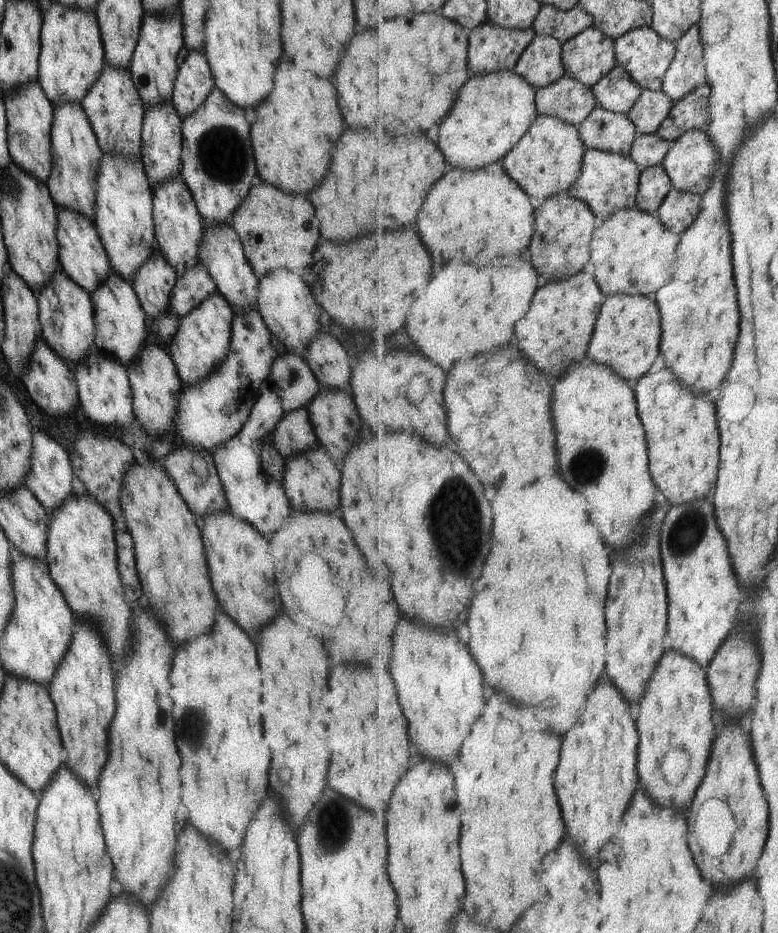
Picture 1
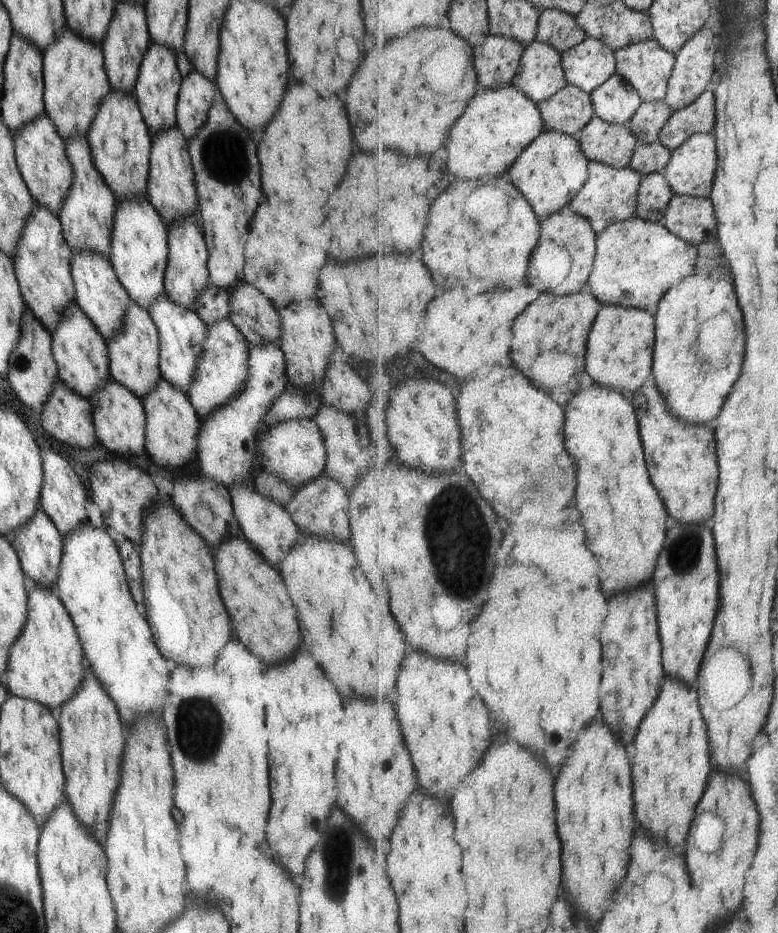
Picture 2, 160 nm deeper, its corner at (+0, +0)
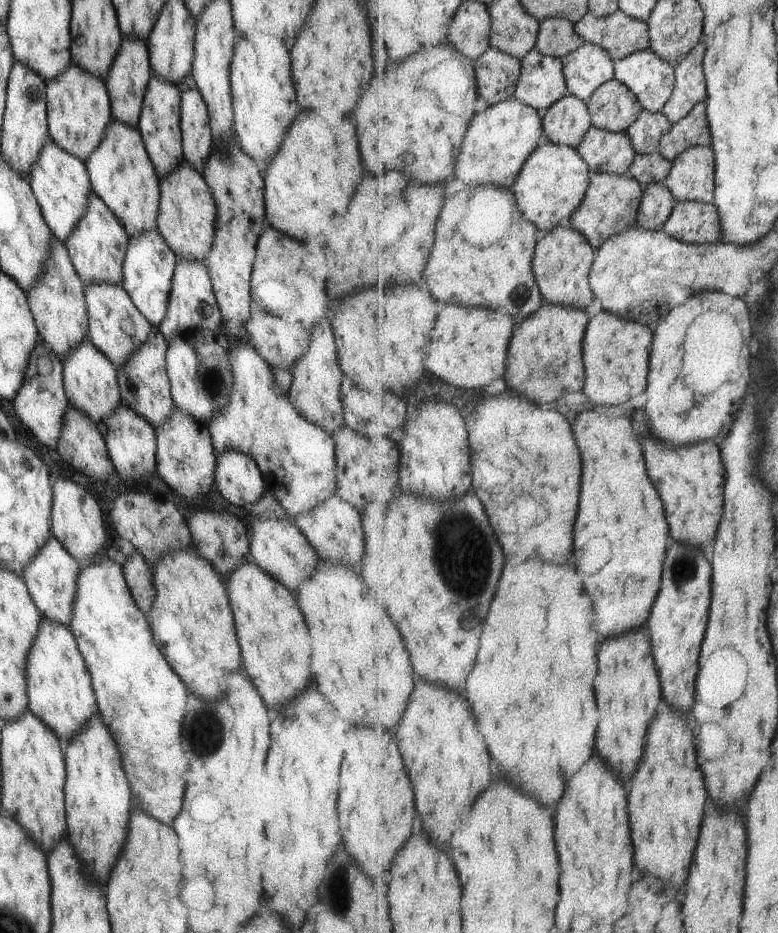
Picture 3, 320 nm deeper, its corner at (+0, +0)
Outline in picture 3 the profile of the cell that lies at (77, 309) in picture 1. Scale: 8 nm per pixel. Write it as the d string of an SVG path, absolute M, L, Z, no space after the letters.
M83 339L75 348L72 348L61 362L64 393L69 404L103 429L103 423L121 402L116 368L88 339Z

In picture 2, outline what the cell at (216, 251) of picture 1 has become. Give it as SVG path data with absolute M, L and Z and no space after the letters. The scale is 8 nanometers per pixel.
M241 280L229 290L228 301L228 319L249 345L264 347L275 343L279 346L280 316L266 296Z

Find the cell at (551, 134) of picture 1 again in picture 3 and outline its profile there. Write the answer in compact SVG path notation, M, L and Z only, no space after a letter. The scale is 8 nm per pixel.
M544 142L528 158L520 172L521 180L513 186L523 218L535 224L546 235L557 226L567 224L576 214L588 194L591 170L577 149Z

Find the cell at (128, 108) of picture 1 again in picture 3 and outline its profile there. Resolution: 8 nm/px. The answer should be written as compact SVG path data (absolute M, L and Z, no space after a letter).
M110 118L103 138L86 158L84 165L92 191L113 212L128 238L152 229L157 230L159 178L150 163L138 129Z

